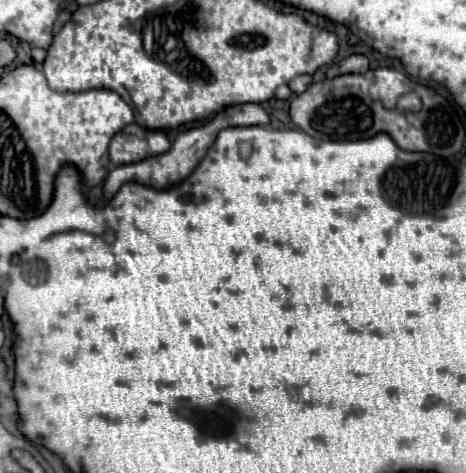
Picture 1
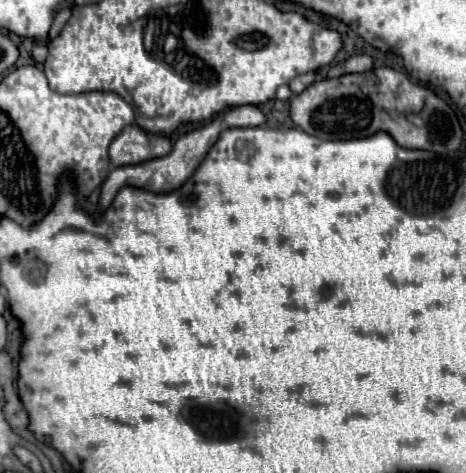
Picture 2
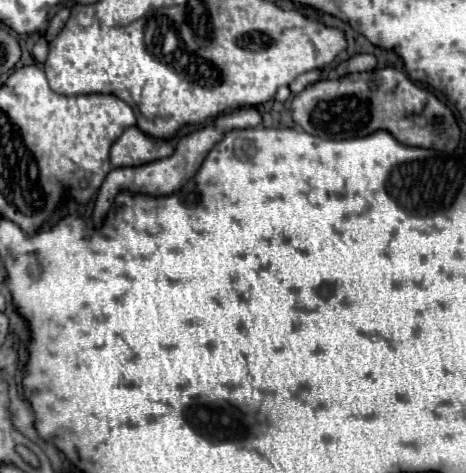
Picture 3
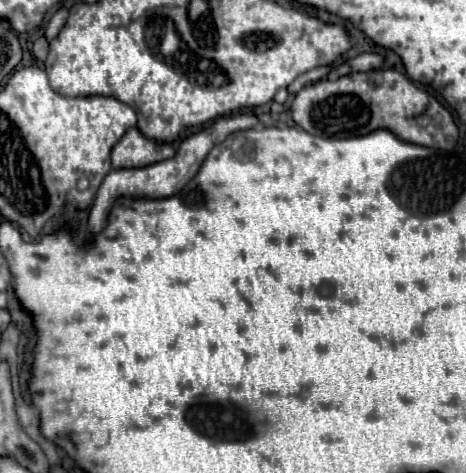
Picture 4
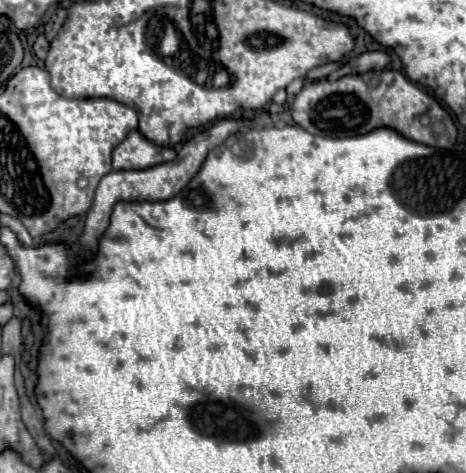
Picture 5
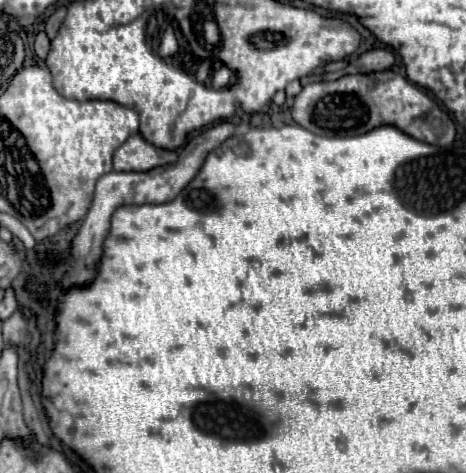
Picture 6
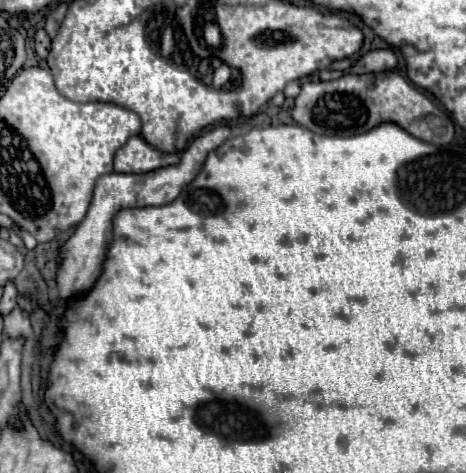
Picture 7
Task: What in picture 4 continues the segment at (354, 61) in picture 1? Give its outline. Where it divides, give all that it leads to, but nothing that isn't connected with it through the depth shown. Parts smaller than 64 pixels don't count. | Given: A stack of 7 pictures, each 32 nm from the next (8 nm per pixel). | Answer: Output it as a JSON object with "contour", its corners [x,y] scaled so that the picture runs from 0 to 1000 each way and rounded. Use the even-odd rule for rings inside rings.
{"contour":[[[785,110],[785,114],[773,114],[751,127],[751,140],[760,152],[790,152],[790,148],[815,144],[820,135],[824,135],[824,118],[803,114],[803,110]]]}

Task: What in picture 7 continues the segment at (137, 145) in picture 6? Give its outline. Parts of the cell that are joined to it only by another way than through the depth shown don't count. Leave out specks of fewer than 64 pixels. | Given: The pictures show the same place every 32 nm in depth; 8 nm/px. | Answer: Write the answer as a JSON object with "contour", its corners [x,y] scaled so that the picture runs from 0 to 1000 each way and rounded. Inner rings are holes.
{"contour":[[[283,288],[245,334],[245,359],[262,368],[309,368],[339,355],[373,351],[382,347],[378,326],[356,326],[322,309],[305,288]]]}

